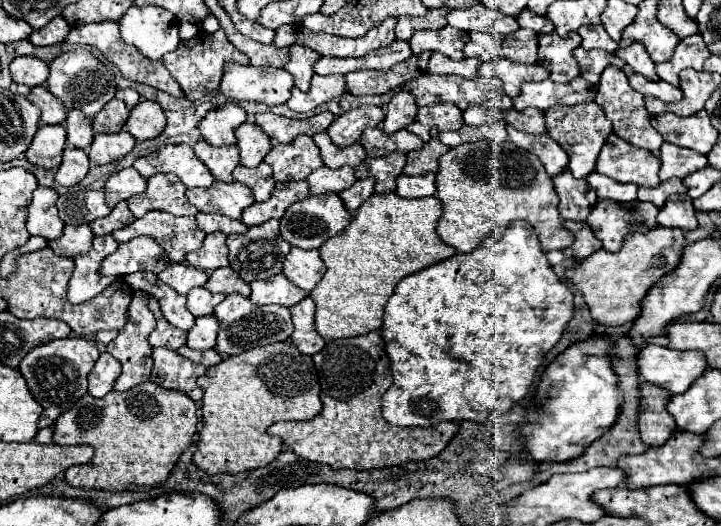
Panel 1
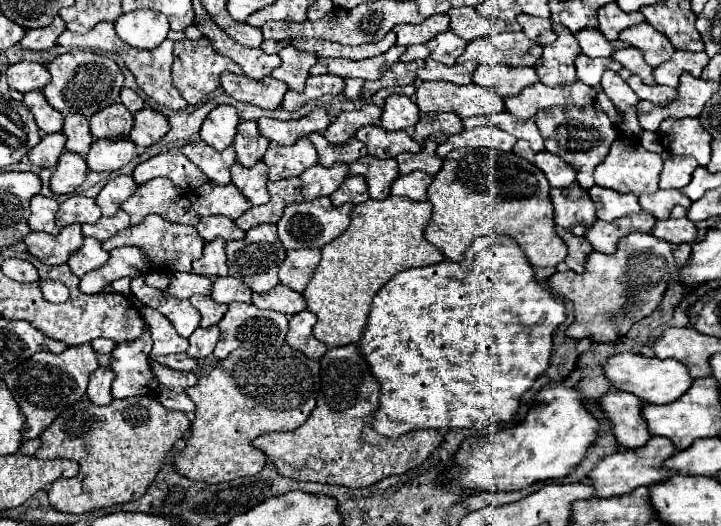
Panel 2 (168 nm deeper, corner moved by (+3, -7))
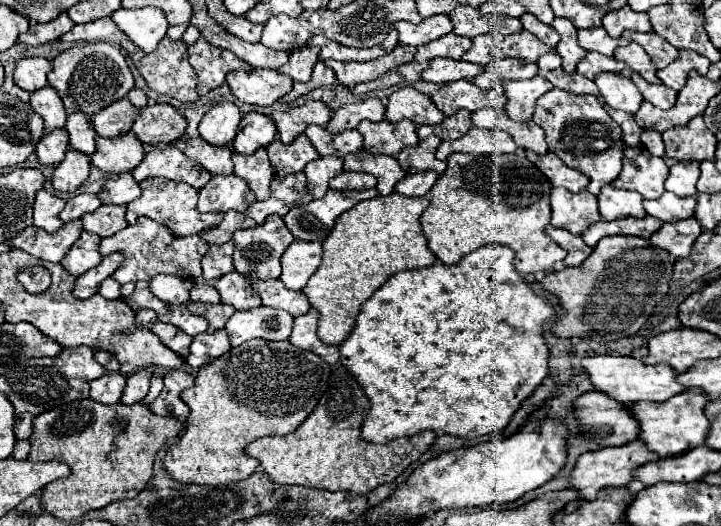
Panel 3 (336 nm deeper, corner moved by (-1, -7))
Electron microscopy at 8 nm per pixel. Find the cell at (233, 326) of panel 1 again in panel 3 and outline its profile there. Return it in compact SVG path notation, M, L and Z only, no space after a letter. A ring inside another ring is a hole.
M260 305L248 311L236 311L228 319L226 331L232 347L260 337L268 341L286 341L292 331L292 321L294 317L290 313Z

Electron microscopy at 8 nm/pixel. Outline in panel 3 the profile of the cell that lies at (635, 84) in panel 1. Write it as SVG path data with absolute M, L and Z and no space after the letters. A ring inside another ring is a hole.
M632 73L630 79L632 79L632 83L640 89L642 97L644 97L646 101L650 101L654 107L670 109L670 107L676 103L678 93L672 91L670 87L664 87L664 85L652 85L652 83L644 81L642 75L636 75L636 73Z

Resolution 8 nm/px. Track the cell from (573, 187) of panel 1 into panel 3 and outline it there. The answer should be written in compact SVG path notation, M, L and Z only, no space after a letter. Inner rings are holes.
M552 189L552 225L568 229L574 235L582 235L584 229L600 221L598 199L590 191L570 193L568 189Z

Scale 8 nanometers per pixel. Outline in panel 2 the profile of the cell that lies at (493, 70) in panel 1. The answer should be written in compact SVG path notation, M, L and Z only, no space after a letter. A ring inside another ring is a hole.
M504 63L498 65L480 65L474 71L476 85L488 87L502 97L518 95L520 89L538 81L534 67L508 67Z

